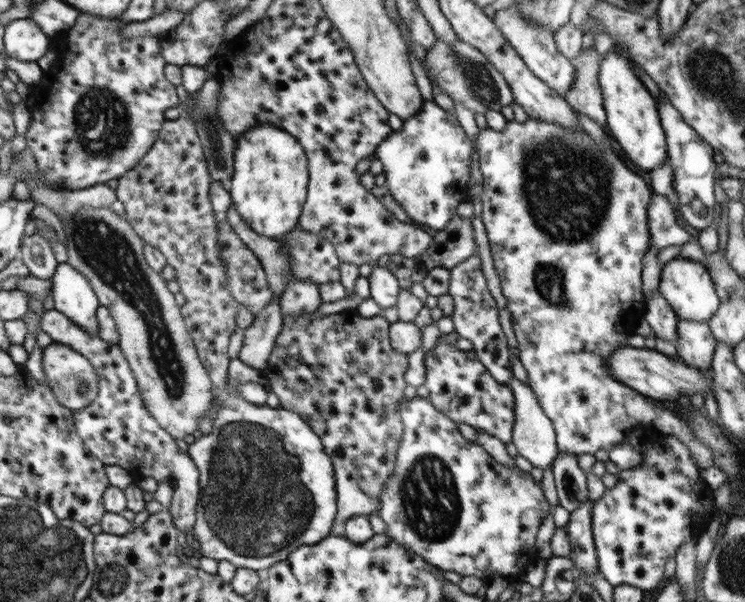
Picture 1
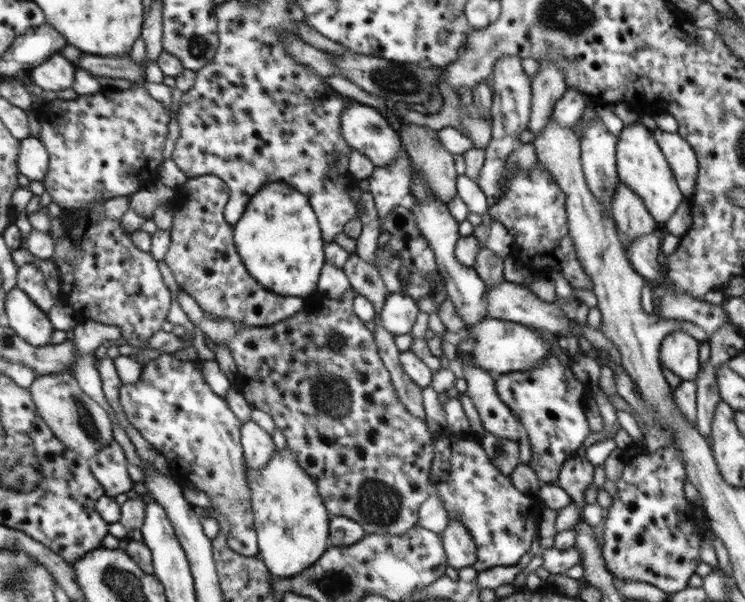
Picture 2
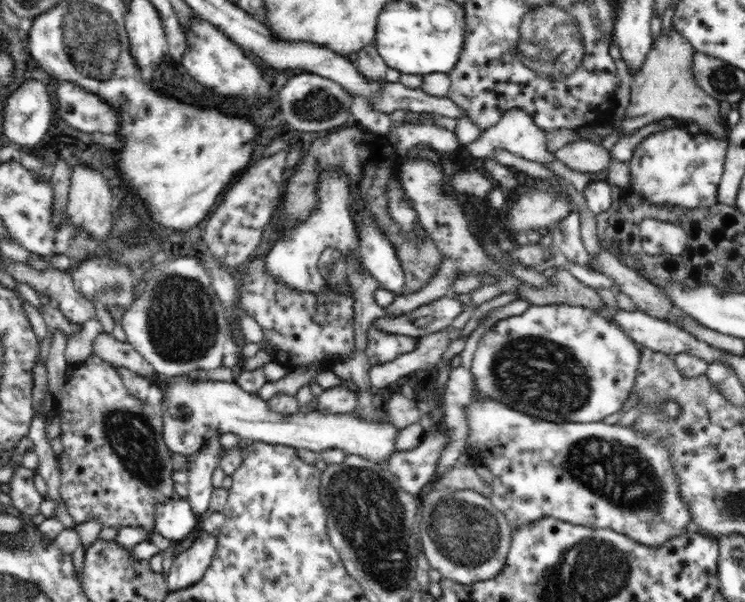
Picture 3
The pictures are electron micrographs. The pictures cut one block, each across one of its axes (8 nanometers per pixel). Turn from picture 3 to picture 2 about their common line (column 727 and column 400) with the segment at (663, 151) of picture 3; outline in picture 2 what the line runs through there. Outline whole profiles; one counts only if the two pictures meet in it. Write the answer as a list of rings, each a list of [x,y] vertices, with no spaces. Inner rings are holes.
[[[350,98],[350,104],[340,114],[340,131],[351,148],[358,150],[364,156],[368,156],[372,165],[377,169],[384,169],[395,164],[396,158],[400,154],[402,142],[399,131],[394,130],[388,124],[388,120],[383,118],[378,109],[364,105],[352,98]]]

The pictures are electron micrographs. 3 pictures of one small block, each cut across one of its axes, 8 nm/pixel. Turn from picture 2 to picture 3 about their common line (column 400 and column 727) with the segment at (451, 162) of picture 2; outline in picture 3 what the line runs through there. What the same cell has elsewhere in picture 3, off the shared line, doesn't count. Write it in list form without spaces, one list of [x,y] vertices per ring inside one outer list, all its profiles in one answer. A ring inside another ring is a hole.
[[[674,26],[668,33],[667,37],[661,33],[659,39],[652,40],[644,64],[634,74],[630,103],[624,114],[625,119],[622,120],[622,128],[615,131],[621,137],[624,134],[632,134],[656,120],[673,117],[677,121],[689,119],[690,122],[695,122],[702,133],[711,134],[714,138],[727,138],[729,129],[722,123],[719,102],[706,94],[694,80],[691,62],[693,52],[696,50],[674,29]]]

